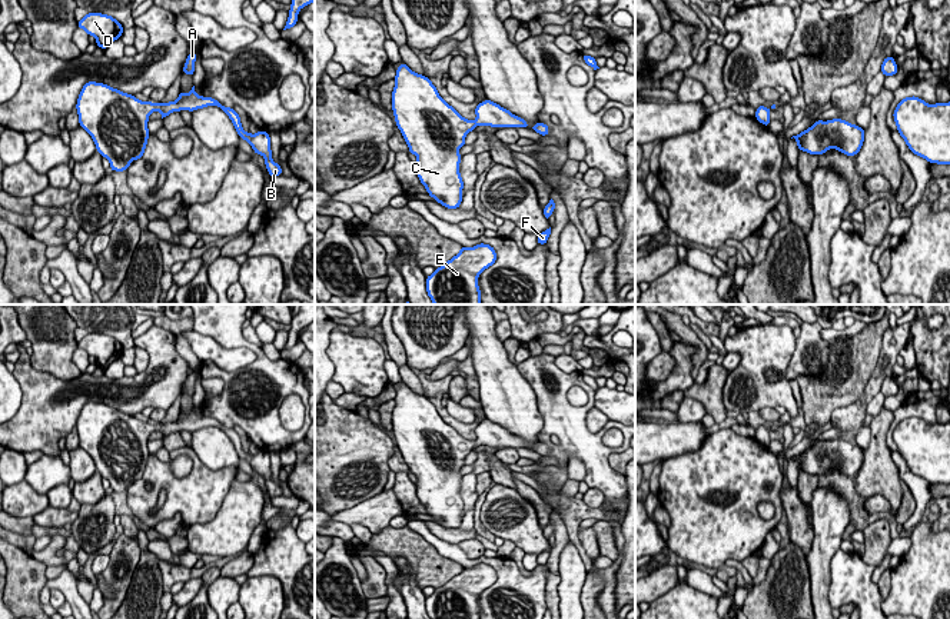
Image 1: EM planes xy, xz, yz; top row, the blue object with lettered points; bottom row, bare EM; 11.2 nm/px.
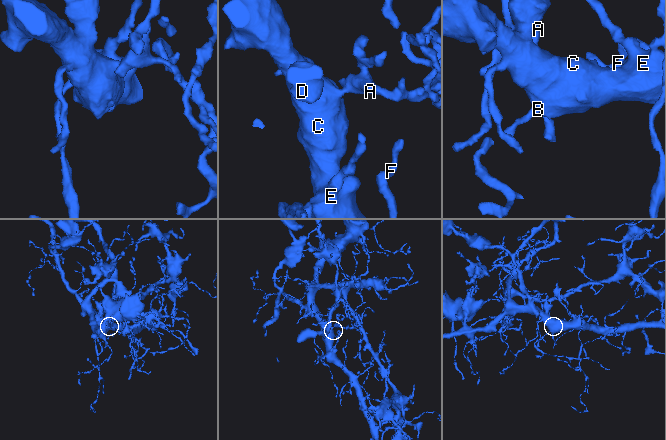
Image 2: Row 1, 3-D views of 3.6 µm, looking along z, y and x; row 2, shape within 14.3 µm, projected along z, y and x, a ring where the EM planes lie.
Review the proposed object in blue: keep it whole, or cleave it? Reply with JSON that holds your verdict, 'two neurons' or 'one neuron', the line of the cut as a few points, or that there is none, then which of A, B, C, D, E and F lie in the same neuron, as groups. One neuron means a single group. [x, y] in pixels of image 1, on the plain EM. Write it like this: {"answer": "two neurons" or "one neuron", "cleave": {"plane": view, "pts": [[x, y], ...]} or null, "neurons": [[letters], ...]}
{"answer": "one neuron", "cleave": null, "neurons": [["A", "B", "C", "D", "E", "F"]]}

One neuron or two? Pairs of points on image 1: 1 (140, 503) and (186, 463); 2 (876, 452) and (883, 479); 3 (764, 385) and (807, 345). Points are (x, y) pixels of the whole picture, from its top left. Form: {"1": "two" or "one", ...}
{"1": "two", "2": "one", "3": "two"}

